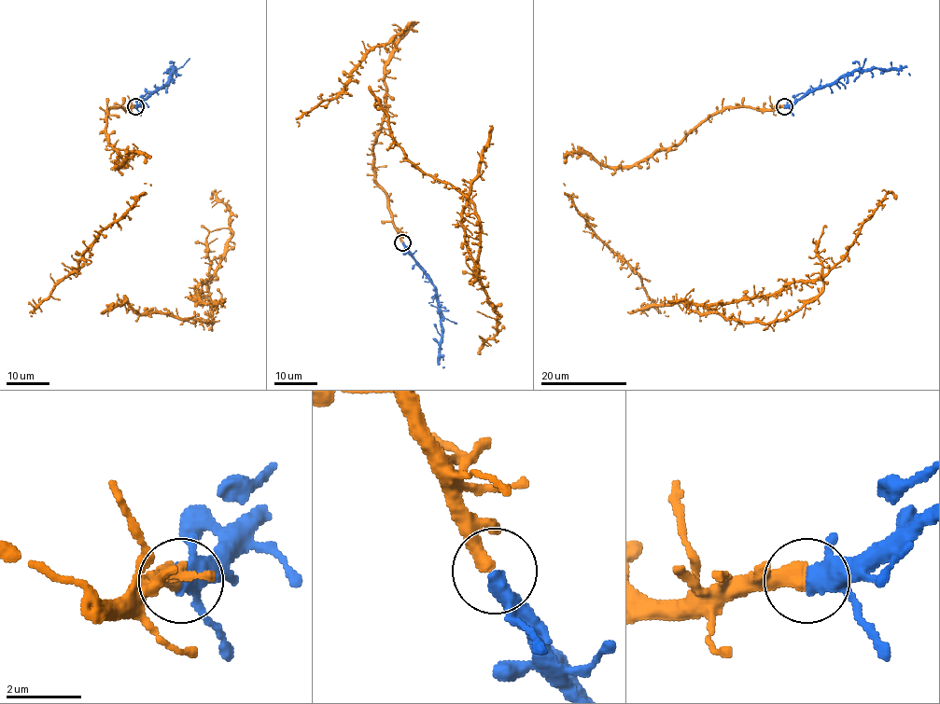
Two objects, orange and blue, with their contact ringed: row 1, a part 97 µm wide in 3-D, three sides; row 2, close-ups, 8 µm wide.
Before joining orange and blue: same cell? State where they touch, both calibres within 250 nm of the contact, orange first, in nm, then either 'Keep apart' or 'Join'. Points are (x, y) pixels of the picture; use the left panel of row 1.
Place: (135, 106). Thickness 440 nm (orange) against 360 nm. Join

